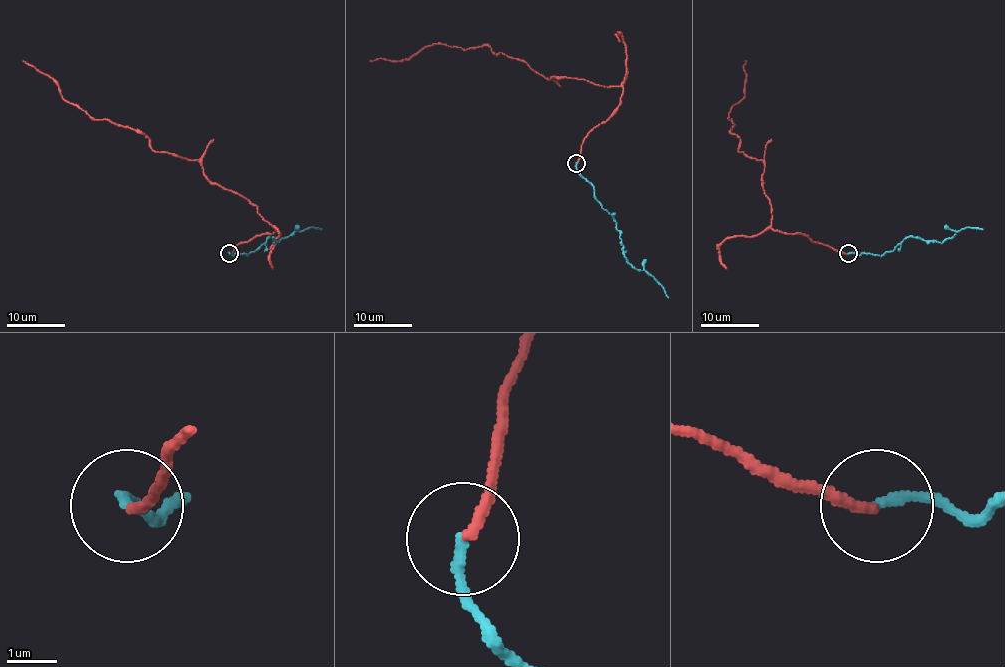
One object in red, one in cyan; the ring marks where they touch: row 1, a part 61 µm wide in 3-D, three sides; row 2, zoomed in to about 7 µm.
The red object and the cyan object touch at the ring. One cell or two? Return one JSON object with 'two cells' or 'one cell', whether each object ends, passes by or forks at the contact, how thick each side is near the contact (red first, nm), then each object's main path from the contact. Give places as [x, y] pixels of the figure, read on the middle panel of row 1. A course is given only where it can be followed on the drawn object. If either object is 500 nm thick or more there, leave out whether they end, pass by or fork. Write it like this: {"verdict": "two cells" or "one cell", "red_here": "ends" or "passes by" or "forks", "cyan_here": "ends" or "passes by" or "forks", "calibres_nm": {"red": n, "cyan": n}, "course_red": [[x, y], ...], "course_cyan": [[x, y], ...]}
{"verdict": "two cells", "red_here": "ends", "cyan_here": "ends", "calibres_nm": {"red": 220, "cyan": 200}, "course_red": [[576, 163], [583, 138], [619, 104], [621, 86], [547, 79], [487, 46], [425, 46], [408, 60], [370, 61]], "course_cyan": [[576, 163], [576, 170], [593, 188], [595, 198], [617, 224], [624, 257], [637, 269], [646, 270], [669, 298]]}

